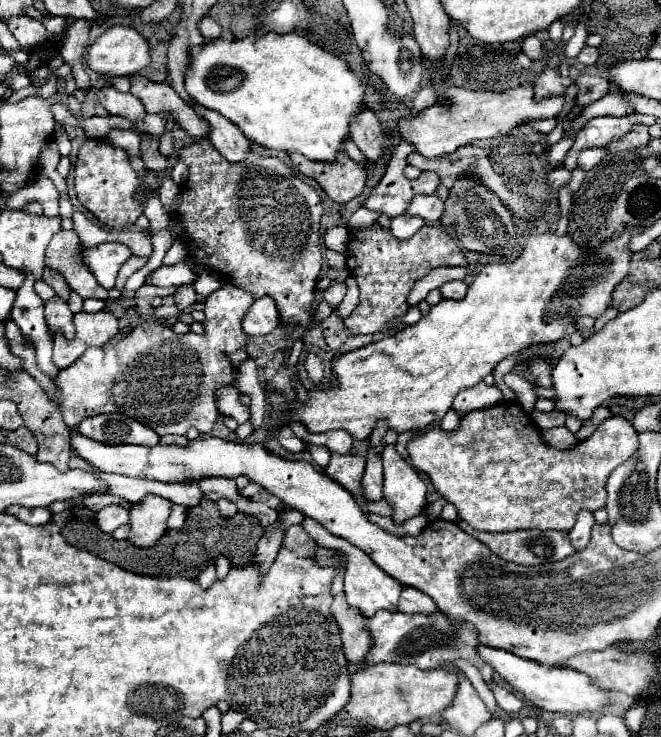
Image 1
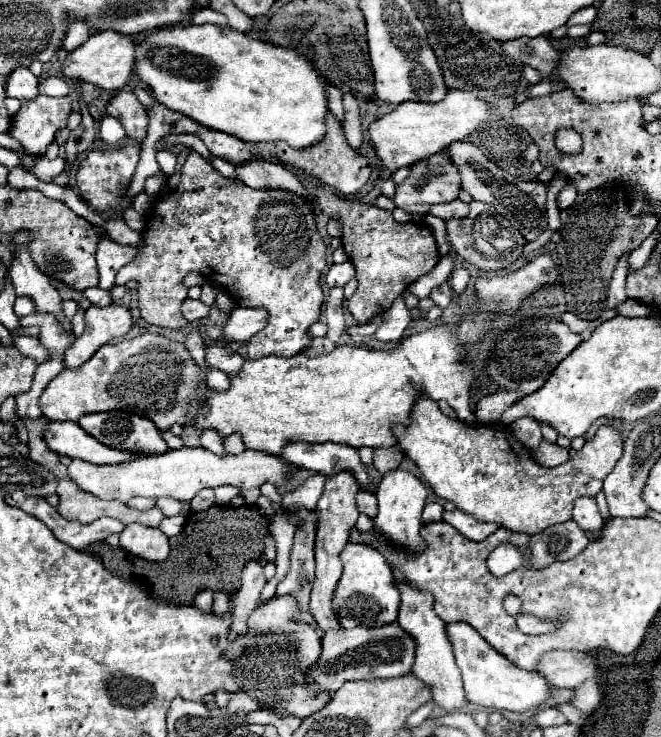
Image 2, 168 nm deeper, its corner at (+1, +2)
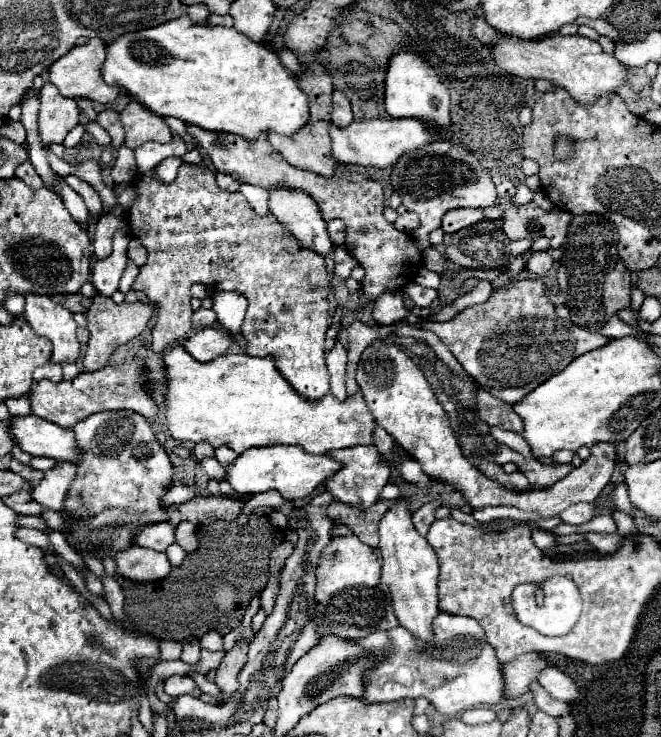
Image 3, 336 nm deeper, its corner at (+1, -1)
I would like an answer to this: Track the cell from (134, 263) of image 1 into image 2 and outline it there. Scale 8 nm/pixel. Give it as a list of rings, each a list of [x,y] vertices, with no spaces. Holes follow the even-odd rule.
[[[190,149],[184,165],[182,165],[182,177],[180,177],[180,185],[178,189],[174,189],[170,193],[168,199],[160,201],[160,203],[152,203],[148,215],[146,215],[146,247],[142,249],[142,255],[138,255],[132,263],[128,263],[126,267],[122,267],[116,275],[116,285],[126,285],[130,279],[138,281],[140,285],[140,291],[138,291],[138,309],[140,309],[140,315],[142,319],[146,319],[148,323],[152,325],[158,325],[158,327],[172,327],[172,329],[178,329],[182,325],[186,325],[188,321],[184,319],[182,311],[180,311],[180,305],[182,301],[186,299],[186,293],[188,289],[182,285],[182,279],[190,273],[190,271],[196,271],[196,273],[202,273],[212,285],[218,285],[220,289],[224,289],[226,293],[230,293],[234,297],[234,301],[242,307],[264,307],[268,309],[270,313],[270,319],[268,319],[268,325],[266,329],[262,329],[260,333],[254,335],[254,339],[248,341],[248,359],[258,359],[258,357],[266,357],[266,355],[296,355],[300,353],[302,349],[310,347],[312,343],[312,337],[308,337],[308,327],[312,323],[318,321],[320,317],[320,307],[322,307],[322,301],[324,301],[324,293],[322,293],[322,287],[320,287],[320,275],[326,267],[326,243],[322,241],[318,229],[316,229],[316,215],[312,211],[312,203],[306,201],[304,197],[300,195],[294,195],[290,191],[282,191],[282,189],[270,189],[270,191],[258,191],[258,189],[252,189],[252,187],[246,187],[242,181],[238,179],[230,179],[230,177],[224,177],[222,173],[218,173],[216,169],[210,169],[212,163],[208,159],[204,159],[198,151]]]

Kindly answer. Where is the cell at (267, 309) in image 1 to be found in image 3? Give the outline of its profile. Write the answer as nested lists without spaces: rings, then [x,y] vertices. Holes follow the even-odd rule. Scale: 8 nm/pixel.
[[[202,328],[182,342],[186,352],[200,362],[210,362],[212,358],[226,354],[230,344],[232,344],[230,336],[214,328]]]

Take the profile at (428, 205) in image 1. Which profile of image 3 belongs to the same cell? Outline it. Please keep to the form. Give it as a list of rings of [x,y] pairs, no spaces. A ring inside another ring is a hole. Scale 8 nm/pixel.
[[[460,208],[460,210],[450,210],[450,214],[442,216],[442,230],[444,232],[458,232],[462,228],[474,226],[478,222],[486,220],[482,210],[474,210],[474,208]]]

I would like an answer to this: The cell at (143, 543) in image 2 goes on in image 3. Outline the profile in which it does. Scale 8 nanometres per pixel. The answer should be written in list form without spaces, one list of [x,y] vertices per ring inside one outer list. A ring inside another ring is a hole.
[[[130,546],[116,556],[118,572],[132,582],[158,582],[172,570],[164,552],[154,552],[142,546]]]

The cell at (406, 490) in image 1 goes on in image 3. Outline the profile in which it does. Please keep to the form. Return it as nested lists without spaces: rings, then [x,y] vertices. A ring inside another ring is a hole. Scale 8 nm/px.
[[[398,500],[382,518],[380,552],[384,558],[382,582],[390,588],[394,614],[400,626],[408,628],[418,640],[428,642],[432,638],[432,620],[438,612],[438,558],[428,540],[416,532],[408,500]]]

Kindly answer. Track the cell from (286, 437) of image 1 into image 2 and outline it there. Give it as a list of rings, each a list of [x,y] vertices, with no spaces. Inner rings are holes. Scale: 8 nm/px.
[[[290,441],[282,447],[282,459],[288,463],[300,465],[304,469],[312,469],[318,473],[334,475],[338,471],[350,469],[354,471],[362,489],[370,485],[370,477],[356,453],[354,447],[346,447],[342,443],[304,443],[304,441]]]

